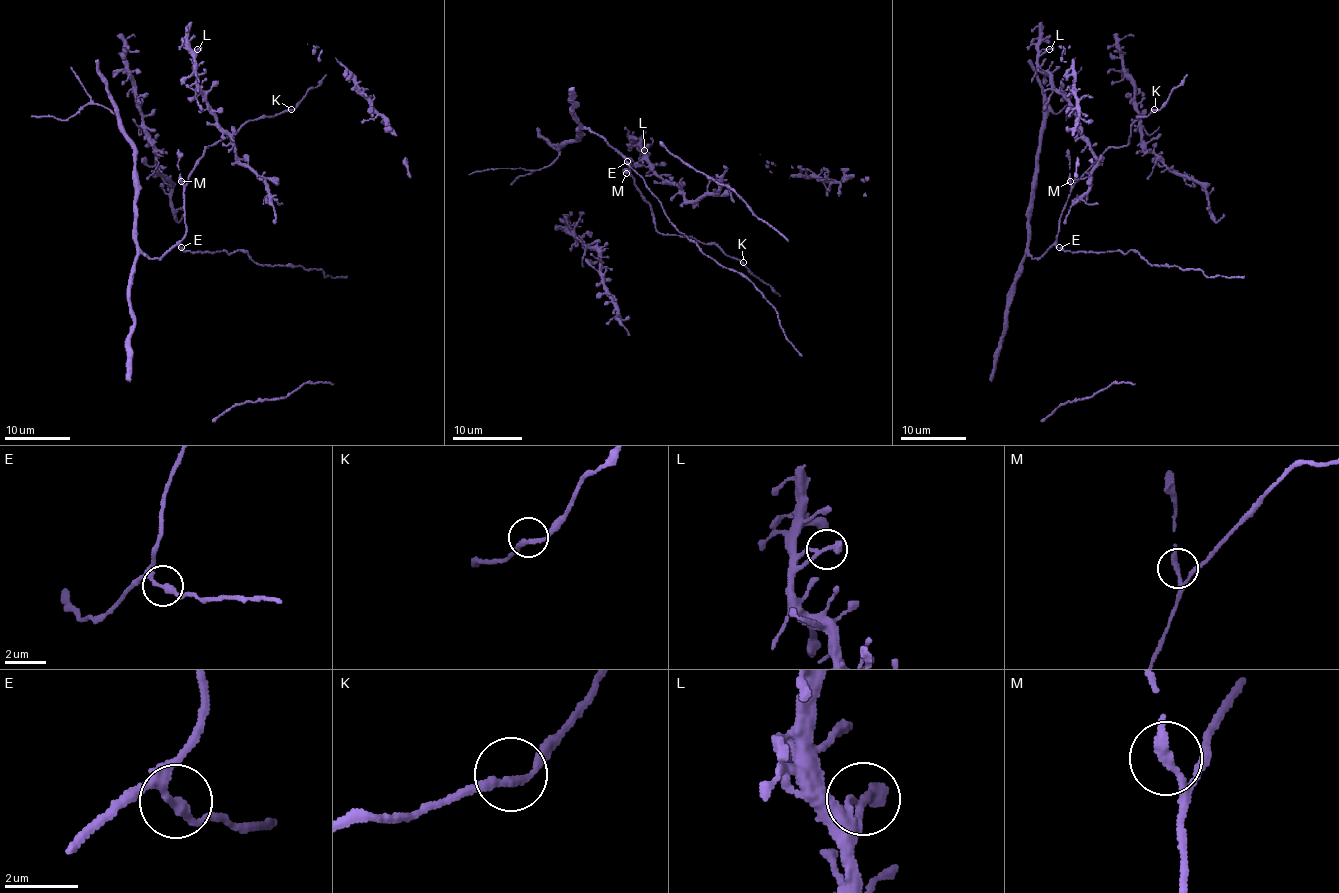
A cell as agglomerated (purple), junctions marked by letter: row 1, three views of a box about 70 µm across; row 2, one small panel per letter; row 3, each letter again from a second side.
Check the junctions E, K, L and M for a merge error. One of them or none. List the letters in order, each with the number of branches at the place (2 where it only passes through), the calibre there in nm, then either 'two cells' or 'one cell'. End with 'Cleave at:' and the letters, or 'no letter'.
E: 2 | 240 nm | one cell
K: 2 | 190 nm | one cell
L: 2 | 280 nm | one cell
M: 2 | 240 nm | one cell
Cleave at: no letter

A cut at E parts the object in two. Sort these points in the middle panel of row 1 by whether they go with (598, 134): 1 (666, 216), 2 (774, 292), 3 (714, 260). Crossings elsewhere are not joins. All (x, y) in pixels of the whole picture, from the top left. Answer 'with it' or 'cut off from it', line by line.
1: cut off from it
2: with it
3: cut off from it

